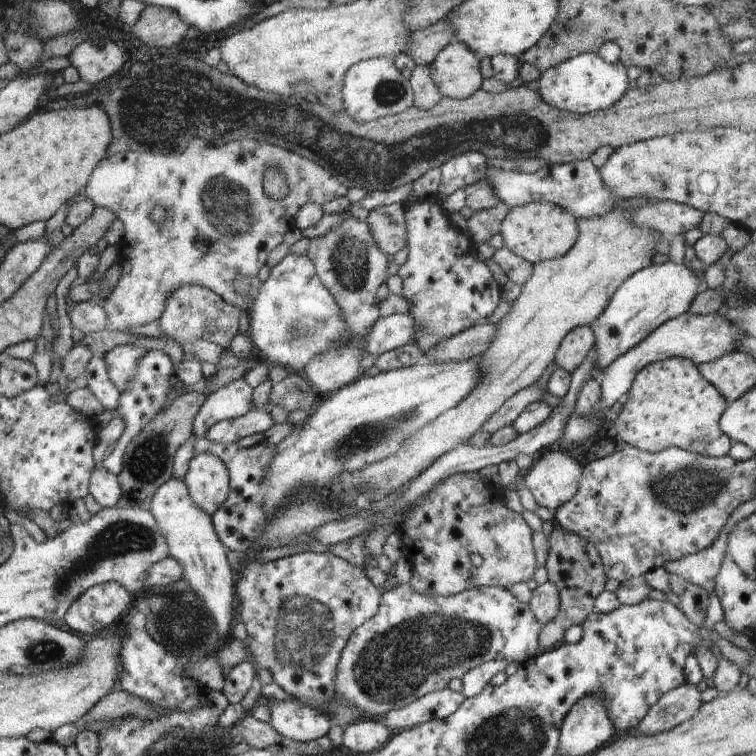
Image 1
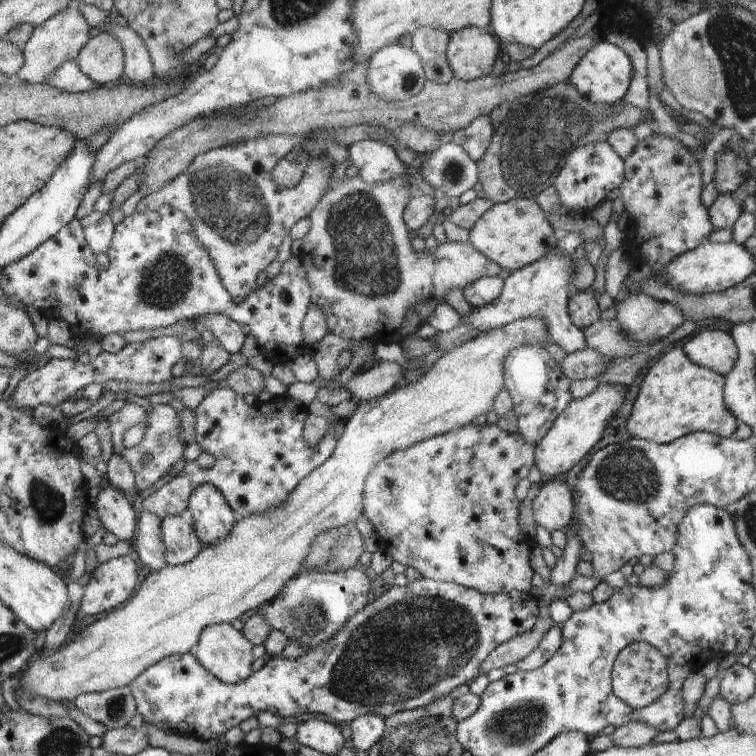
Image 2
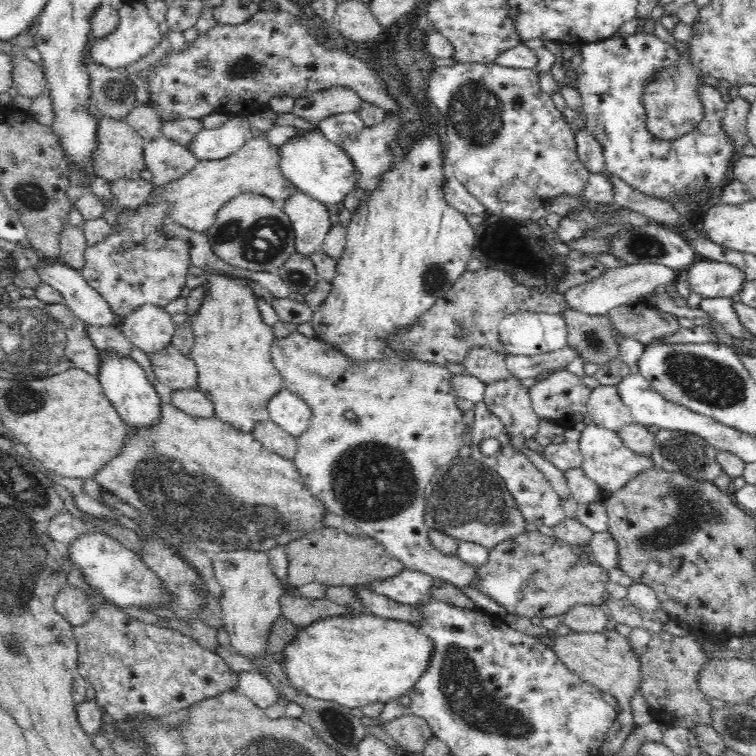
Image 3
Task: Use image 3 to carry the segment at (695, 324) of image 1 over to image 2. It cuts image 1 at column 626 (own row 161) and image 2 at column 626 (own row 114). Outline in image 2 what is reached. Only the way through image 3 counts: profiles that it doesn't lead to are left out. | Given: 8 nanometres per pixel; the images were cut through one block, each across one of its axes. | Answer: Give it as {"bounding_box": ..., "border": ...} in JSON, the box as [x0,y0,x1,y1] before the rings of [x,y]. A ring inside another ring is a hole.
{"bounding_box":[535,384,627,480],"border":[[[599,384],[587,398],[569,402],[569,406],[555,418],[543,440],[535,446],[535,468],[541,472],[543,480],[571,470],[585,454],[589,454],[589,450],[605,436],[603,432],[609,422],[615,420],[615,414],[625,400],[625,392],[627,388],[619,384]]]}

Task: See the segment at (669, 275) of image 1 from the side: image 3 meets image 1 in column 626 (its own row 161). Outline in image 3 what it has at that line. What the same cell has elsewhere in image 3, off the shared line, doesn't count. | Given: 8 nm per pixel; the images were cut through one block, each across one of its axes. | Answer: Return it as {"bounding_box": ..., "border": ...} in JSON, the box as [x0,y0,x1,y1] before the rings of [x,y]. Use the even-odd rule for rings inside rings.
{"bounding_box":[280,130,358,206],"border":[[[312,130],[304,136],[292,138],[284,146],[280,146],[280,170],[284,178],[288,178],[298,192],[308,194],[316,202],[324,206],[338,206],[346,200],[346,196],[358,188],[358,174],[352,158],[332,140],[328,140],[322,130]]]}

